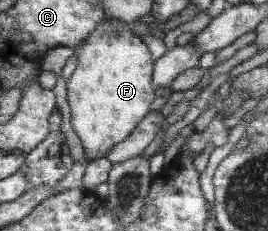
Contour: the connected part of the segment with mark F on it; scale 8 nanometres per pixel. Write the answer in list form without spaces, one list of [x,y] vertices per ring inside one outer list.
[[[105,17],[78,47],[78,63],[67,79],[71,124],[83,146],[83,160],[101,159],[126,140],[145,119],[153,101],[151,55],[127,27],[115,27]]]

